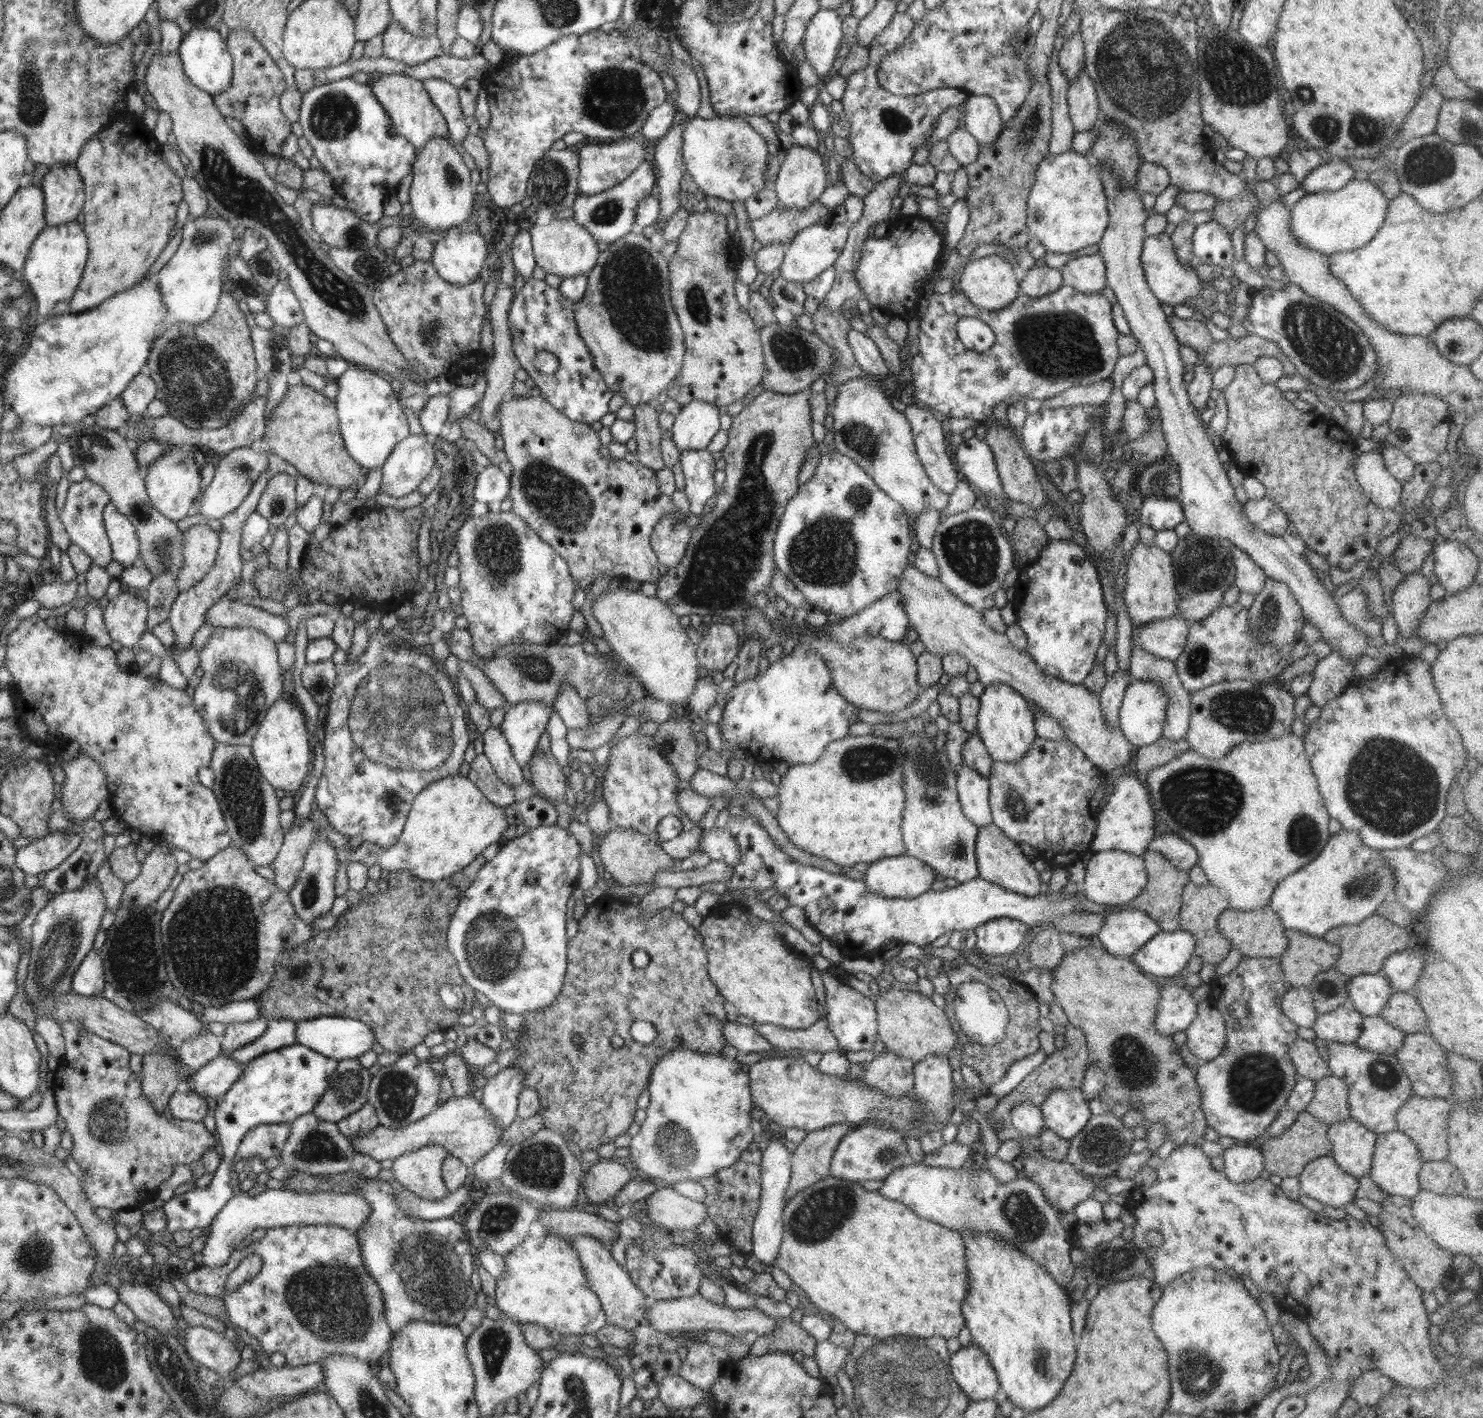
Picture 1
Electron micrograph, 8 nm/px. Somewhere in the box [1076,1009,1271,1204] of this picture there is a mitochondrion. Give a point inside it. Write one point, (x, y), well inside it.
(1133, 1063)

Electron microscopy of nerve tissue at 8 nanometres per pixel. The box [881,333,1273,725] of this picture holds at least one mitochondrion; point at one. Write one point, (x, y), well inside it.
(970, 548)

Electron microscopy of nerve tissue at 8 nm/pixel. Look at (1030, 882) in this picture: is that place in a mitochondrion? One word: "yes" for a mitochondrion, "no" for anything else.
no

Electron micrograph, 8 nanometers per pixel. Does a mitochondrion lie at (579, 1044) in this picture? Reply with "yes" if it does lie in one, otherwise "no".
no

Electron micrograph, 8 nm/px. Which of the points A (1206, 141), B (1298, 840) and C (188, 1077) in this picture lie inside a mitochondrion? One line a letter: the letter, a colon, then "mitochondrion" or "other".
A: other
B: mitochondrion
C: other

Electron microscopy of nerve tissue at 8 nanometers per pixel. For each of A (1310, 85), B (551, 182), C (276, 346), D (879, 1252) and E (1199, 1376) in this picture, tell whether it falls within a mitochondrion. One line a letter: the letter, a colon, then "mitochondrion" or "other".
A: mitochondrion
B: mitochondrion
C: other
D: other
E: mitochondrion

